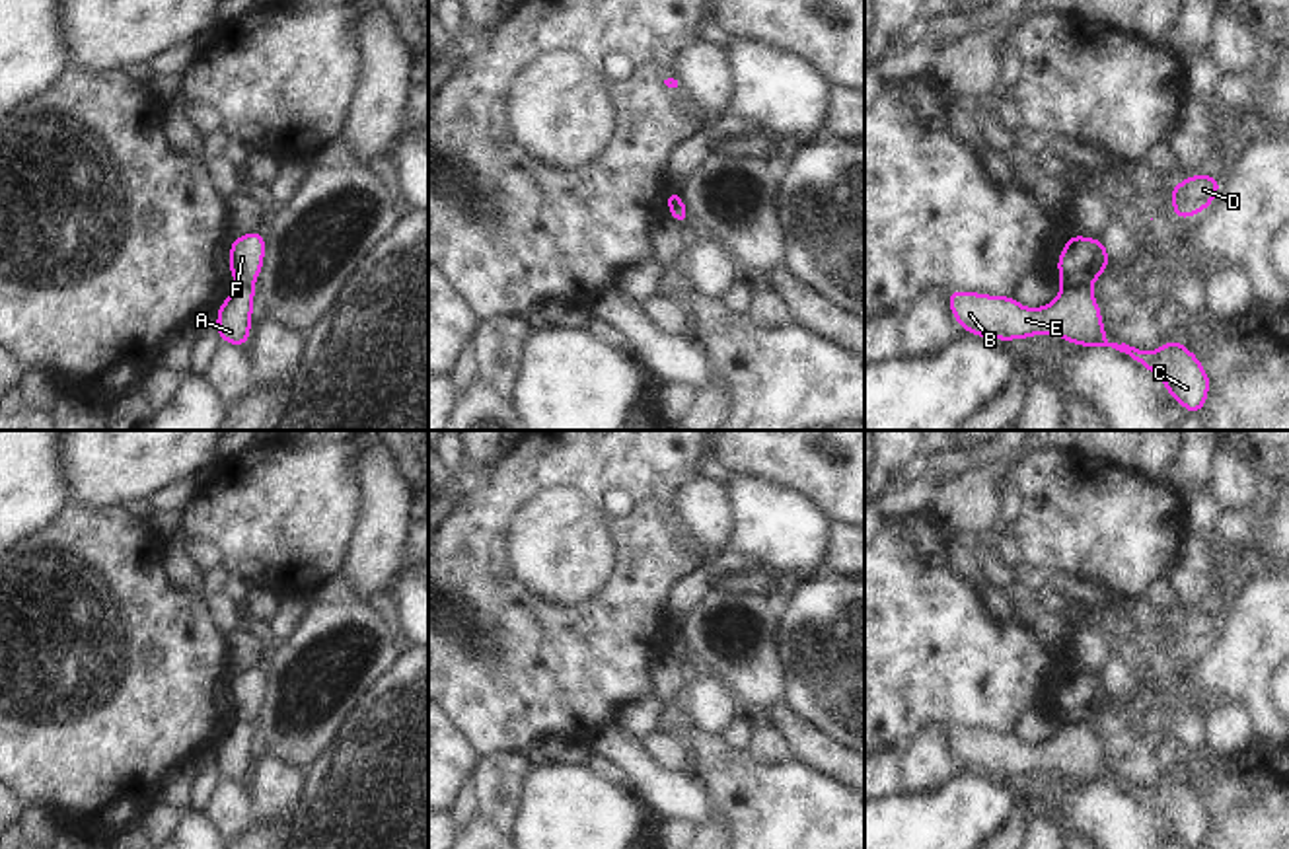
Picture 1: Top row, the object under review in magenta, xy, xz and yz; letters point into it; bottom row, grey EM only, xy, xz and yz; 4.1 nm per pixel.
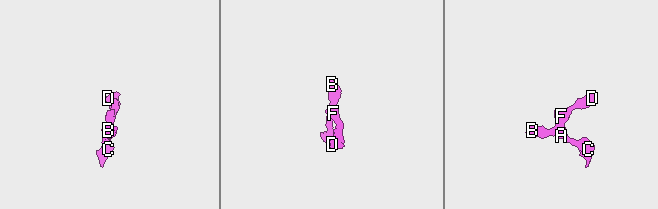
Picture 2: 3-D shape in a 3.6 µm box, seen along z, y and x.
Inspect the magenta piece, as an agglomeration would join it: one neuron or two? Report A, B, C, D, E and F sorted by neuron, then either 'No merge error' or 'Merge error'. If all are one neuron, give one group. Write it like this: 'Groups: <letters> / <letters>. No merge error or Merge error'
Groups: A B C E / D F. Merge error.

